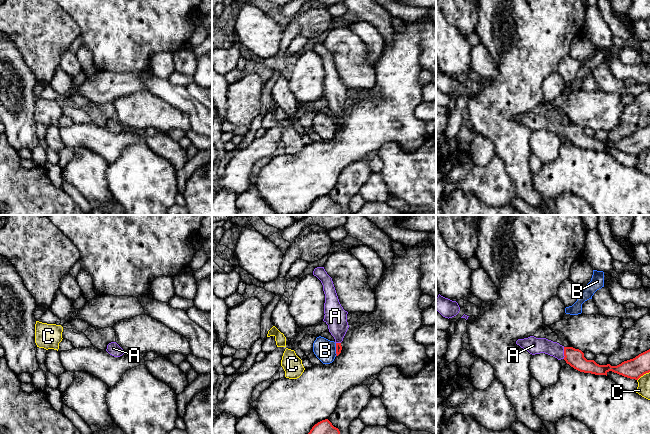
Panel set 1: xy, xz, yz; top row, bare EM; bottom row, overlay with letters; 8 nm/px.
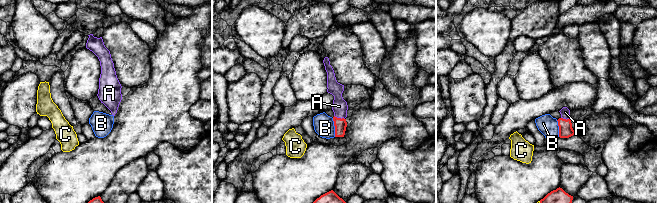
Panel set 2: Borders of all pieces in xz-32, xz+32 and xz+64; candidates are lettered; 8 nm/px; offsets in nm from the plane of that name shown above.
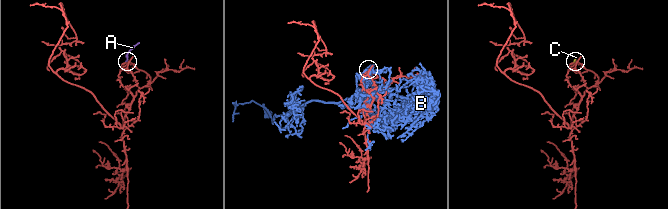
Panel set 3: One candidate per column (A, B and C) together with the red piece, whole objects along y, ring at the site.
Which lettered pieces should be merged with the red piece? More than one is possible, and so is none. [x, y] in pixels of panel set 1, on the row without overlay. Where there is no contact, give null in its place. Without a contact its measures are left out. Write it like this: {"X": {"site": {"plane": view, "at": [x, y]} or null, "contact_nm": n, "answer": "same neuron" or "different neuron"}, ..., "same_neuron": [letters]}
{"A": {"site": {"plane": "yz", "at": [564, 129]}, "contact_nm": 100, "answer": "same neuron"}, "B": {"site": {"plane": "xz", "at": [336, 125]}, "contact_nm": 100, "answer": "different neuron"}, "C": {"site": {"plane": "yz", "at": [643, 150]}, "contact_nm": 130, "answer": "different neuron"}, "same_neuron": ["A"]}

